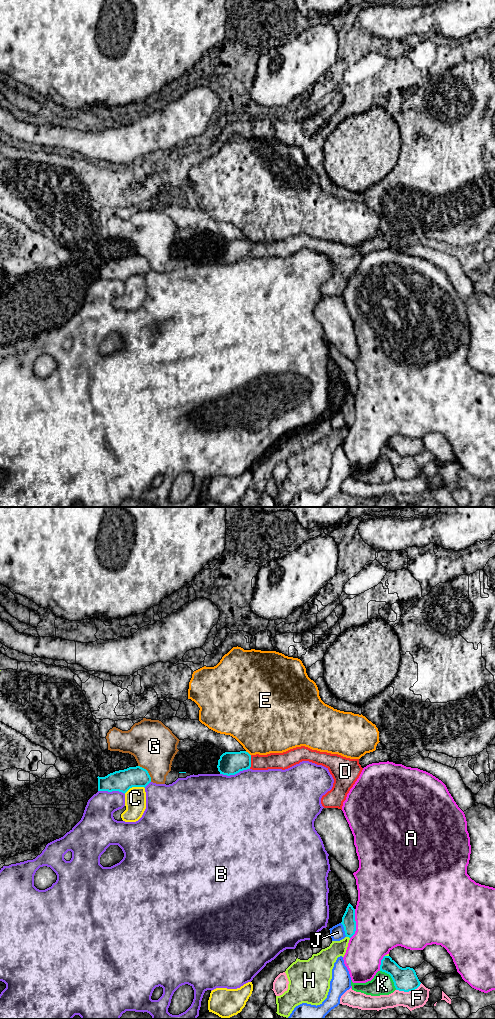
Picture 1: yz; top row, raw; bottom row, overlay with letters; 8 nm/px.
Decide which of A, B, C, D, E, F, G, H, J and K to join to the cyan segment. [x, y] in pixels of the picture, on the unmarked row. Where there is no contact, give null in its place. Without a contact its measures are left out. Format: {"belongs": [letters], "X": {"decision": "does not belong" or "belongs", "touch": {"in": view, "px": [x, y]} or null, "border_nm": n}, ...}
{"belongs": ["D"], "A": {"decision": "does not belong", "touch": {"in": "yz", "px": [355, 412]}, "border_nm": 240}, "B": {"decision": "does not belong", "touch": {"in": "yz", "px": [234, 262]}, "border_nm": 240}, "C": {"decision": "does not belong", "touch": {"in": "yz", "px": [134, 274]}, "border_nm": 180}, "D": {"decision": "belongs", "touch": {"in": "yz", "px": [250, 250]}, "border_nm": 110}, "E": {"decision": "does not belong", "touch": {"in": "yz", "px": [248, 241]}, "border_nm": 60}, "F": {"decision": "does not belong", "touch": {"in": "yz", "px": [408, 479]}, "border_nm": 220}, "G": {"decision": "does not belong", "touch": {"in": "yz", "px": [147, 260]}, "border_nm": 170}, "H": {"decision": "does not belong", "touch": {"in": "yz", "px": [348, 424]}, "border_nm": 40}, "J": {"decision": "does not belong", "touch": {"in": "yz", "px": [344, 418]}, "border_nm": 120}, "K": {"decision": "does not belong", "touch": {"in": "yz", "px": [391, 465]}, "border_nm": 200}}

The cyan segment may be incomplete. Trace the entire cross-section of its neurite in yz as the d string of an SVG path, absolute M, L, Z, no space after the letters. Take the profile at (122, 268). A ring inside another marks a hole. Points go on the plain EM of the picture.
M140 254L115 259L98 266L98 279L126 281L132 275L146 275L151 270L148 259Z

